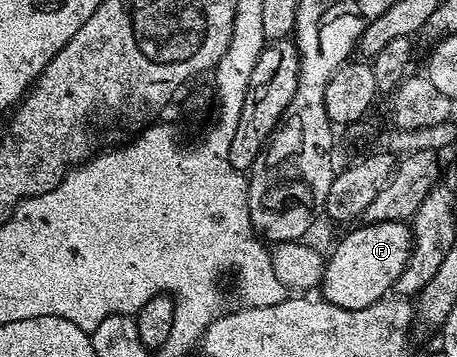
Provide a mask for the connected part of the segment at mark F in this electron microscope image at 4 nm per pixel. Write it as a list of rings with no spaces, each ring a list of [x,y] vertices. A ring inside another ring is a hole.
[[[371,222],[353,229],[357,228],[333,246],[319,285],[320,292],[325,293],[324,301],[344,310],[362,310],[386,297],[399,280],[413,247],[413,231],[406,223]]]

